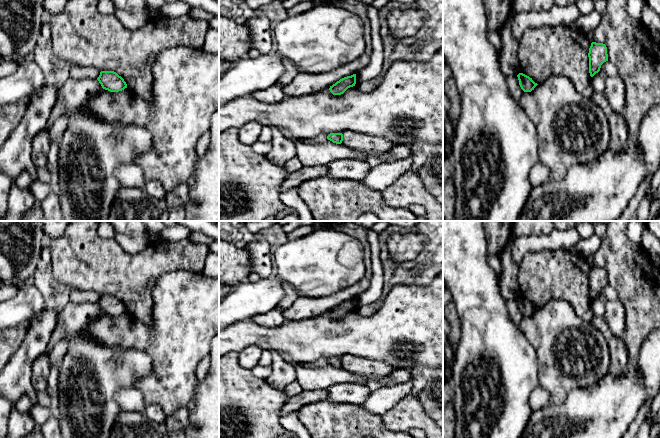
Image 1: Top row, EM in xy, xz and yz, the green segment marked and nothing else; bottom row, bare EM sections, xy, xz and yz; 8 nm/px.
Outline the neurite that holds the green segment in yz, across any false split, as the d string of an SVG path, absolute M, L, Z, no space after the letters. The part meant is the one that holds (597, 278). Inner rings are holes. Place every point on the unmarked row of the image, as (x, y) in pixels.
M592 266L589 272L589 297L593 301L600 295L601 289L608 285L607 271L603 267Z

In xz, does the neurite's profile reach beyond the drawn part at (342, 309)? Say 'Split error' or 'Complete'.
Complete

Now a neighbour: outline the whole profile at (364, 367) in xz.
M354 355L343 356L342 368L355 375L368 377L372 380L388 376L392 370L386 362L359 358Z

